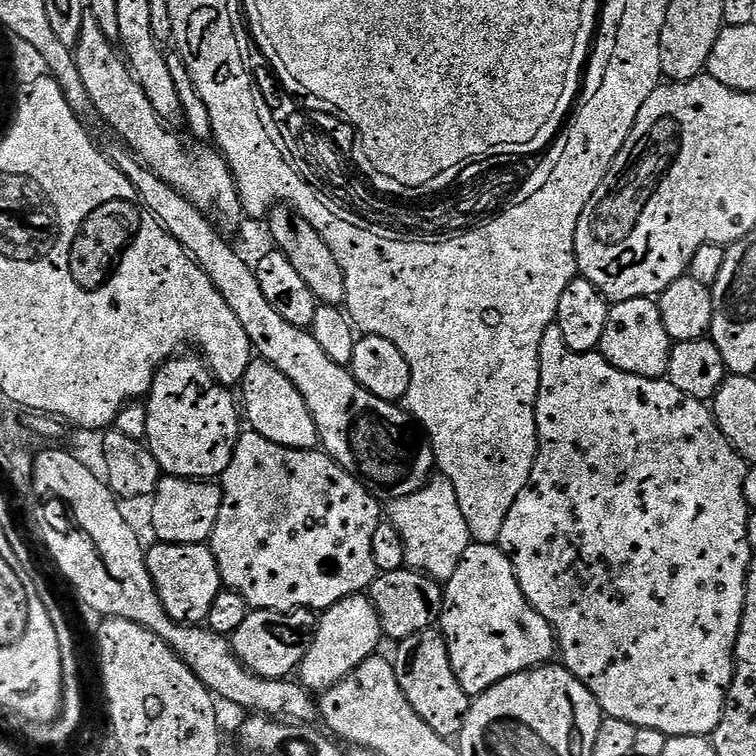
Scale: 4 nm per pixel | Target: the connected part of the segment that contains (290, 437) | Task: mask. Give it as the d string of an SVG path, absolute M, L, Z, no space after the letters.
M256 358L246 370L242 381L244 388L244 404L242 400L242 412L246 417L249 429L262 438L270 438L270 442L278 442L278 446L287 448L315 449L320 444L320 435L314 426L314 418L310 414L310 406L306 406L306 398L298 394L298 386L282 374L270 362Z

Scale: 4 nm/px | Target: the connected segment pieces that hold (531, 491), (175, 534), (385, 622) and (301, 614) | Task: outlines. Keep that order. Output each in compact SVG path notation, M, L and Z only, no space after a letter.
M552 324L542 334L542 346L540 347L540 385L538 386L538 398L536 399L536 439L538 447L536 449L536 461L532 467L530 478L518 494L518 499L514 501L514 506L510 506L510 514L506 514L506 523L502 525L502 534L498 541L501 548L510 558L514 566L514 574L518 578L518 586L522 594L530 602L530 606L553 628L556 634L559 655L564 655L562 659L563 667L594 694L598 702L601 713L607 718L622 718L622 722L630 722L637 730L649 728L652 732L661 732L661 737L671 738L674 736L706 736L711 737L713 730L722 722L724 713L724 703L728 697L728 687L732 684L732 673L734 671L734 661L736 658L736 639L740 633L740 623L744 613L744 591L748 585L748 567L754 558L754 553L750 550L750 538L748 537L748 517L750 509L744 497L744 483L749 465L736 453L736 447L722 434L722 430L716 424L716 417L709 405L702 400L690 398L690 394L682 394L678 386L674 386L668 379L661 378L651 380L642 378L634 374L626 374L606 362L606 358L600 355L599 351L575 352L566 346L562 338L562 330L556 324Z
M164 476L158 482L156 487L156 495L151 497L150 504L152 504L152 528L156 531L155 539L157 541L166 544L203 544L209 539L214 530L214 526L218 522L218 510L222 506L222 494L224 491L221 490L219 483L216 482L205 482L202 480L184 480L181 476Z
M405 566L379 573L372 582L370 599L378 610L384 636L392 639L392 642L399 642L410 638L410 634L427 632L437 627L440 612L444 608L444 589L441 581L435 580L433 576Z
M298 608L295 612L249 611L246 622L230 638L233 652L254 674L271 680L291 677L299 669L310 642L316 637L318 616L315 611Z

